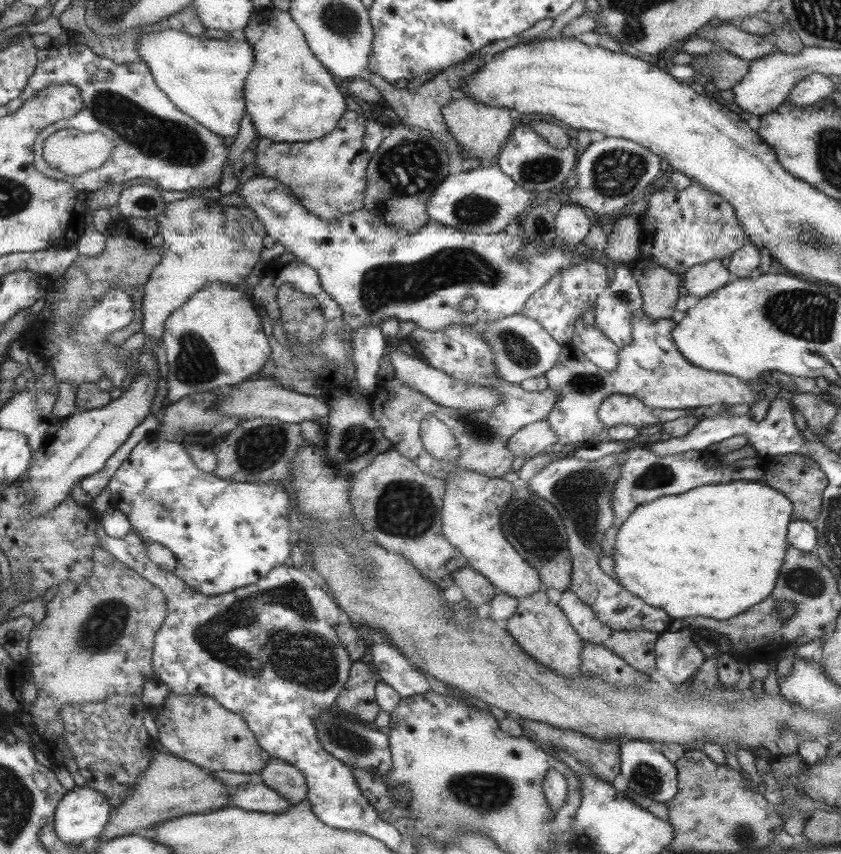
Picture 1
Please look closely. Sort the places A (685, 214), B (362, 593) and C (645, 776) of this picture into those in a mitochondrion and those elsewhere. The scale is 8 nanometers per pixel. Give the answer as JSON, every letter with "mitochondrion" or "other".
{"A":"other","B":"other","C":"mitochondrion"}

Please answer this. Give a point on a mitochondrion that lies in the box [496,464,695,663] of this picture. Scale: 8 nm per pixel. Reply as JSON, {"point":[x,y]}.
{"point":[581,493]}

